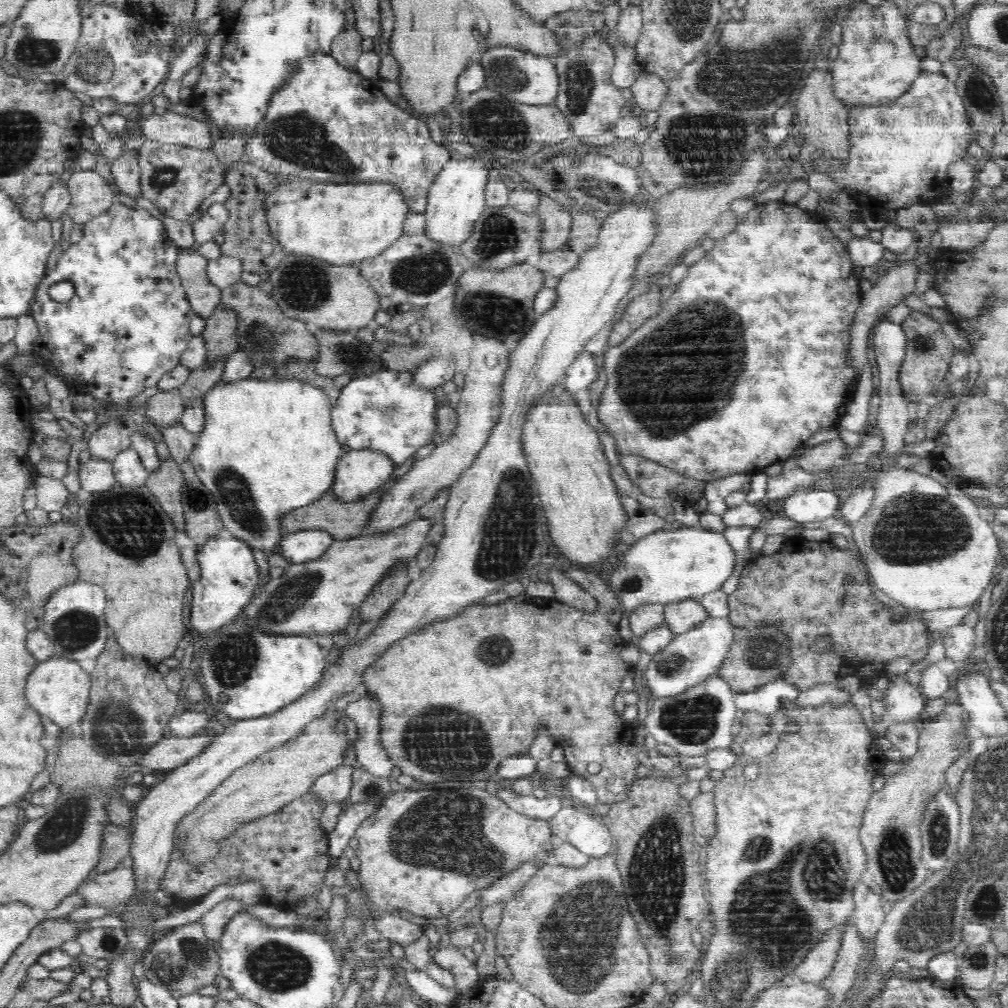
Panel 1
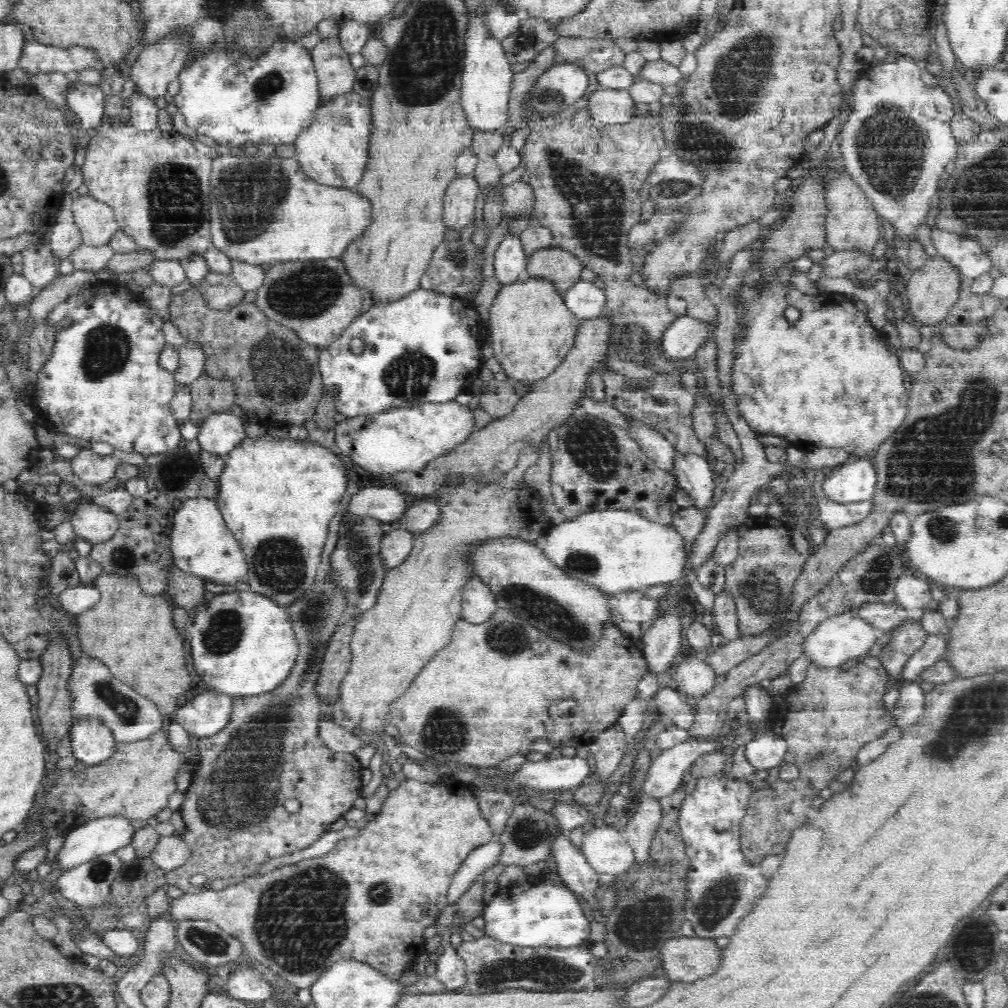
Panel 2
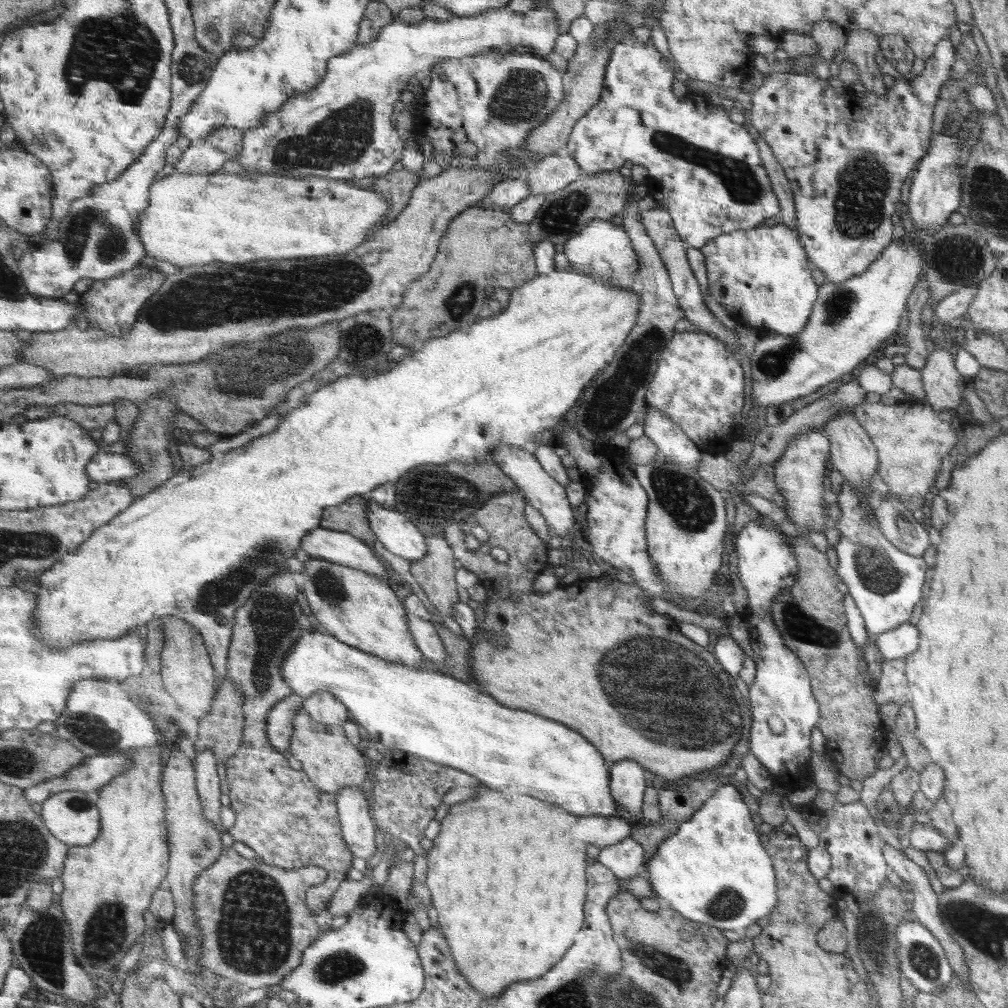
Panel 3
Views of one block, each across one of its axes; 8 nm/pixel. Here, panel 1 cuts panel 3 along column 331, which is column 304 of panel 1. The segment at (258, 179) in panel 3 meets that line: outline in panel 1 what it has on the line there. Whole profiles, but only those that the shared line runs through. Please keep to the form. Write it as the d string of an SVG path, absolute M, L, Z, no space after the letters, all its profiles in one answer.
M291 177L263 193L263 208L272 238L286 255L314 256L330 264L361 263L387 251L403 235L402 224L409 207L403 196L388 183L334 184Z

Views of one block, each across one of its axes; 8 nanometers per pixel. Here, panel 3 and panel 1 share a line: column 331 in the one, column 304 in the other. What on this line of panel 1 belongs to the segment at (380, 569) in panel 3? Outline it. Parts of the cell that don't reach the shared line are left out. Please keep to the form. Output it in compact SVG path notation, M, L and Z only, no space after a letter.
M302 530L285 535L281 540L282 548L278 548L278 552L290 564L300 564L322 556L334 541L332 535L324 530Z

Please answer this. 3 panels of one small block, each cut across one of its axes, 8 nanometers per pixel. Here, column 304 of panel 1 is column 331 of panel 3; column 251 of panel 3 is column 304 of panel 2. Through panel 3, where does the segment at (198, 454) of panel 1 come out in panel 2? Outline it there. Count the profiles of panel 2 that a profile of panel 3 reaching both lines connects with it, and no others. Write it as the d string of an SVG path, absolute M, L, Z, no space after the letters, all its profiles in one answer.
M268 435L254 439L246 437L238 444L238 447L233 452L226 454L226 456L226 465L218 480L219 494L216 497L217 507L221 510L227 528L240 543L245 554L246 562L248 562L248 584L250 584L252 591L261 596L266 596L280 606L287 608L290 604L301 599L303 595L306 595L310 591L310 588L313 588L314 584L316 584L316 569L320 566L320 558L322 558L324 544L326 544L326 538L328 538L330 521L338 514L340 500L342 500L344 494L346 494L348 481L352 477L351 469L347 468L341 462L341 458L335 449L326 449L308 440L302 442L301 440L292 440L291 438L275 439Z

